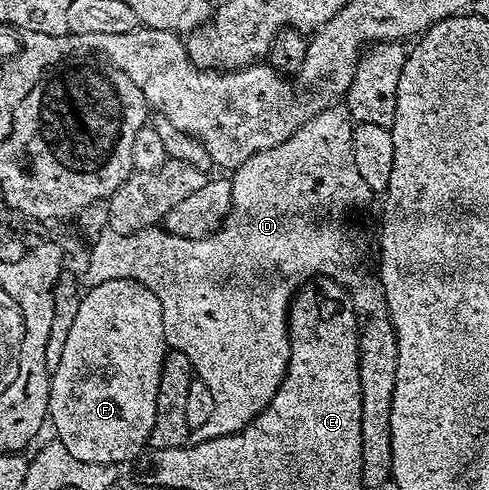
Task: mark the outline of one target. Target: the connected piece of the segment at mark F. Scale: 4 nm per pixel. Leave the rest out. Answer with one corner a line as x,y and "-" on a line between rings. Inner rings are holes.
115,279
91,284
81,294
74,325
70,325
66,346
62,349
62,361
58,361
58,369
50,375
48,419
50,427
52,423
56,430
55,438
66,445
66,449
70,449
71,455
78,457
78,461
131,464
145,450
152,437
158,381
165,354
162,305
158,297
146,289
146,285
137,279

